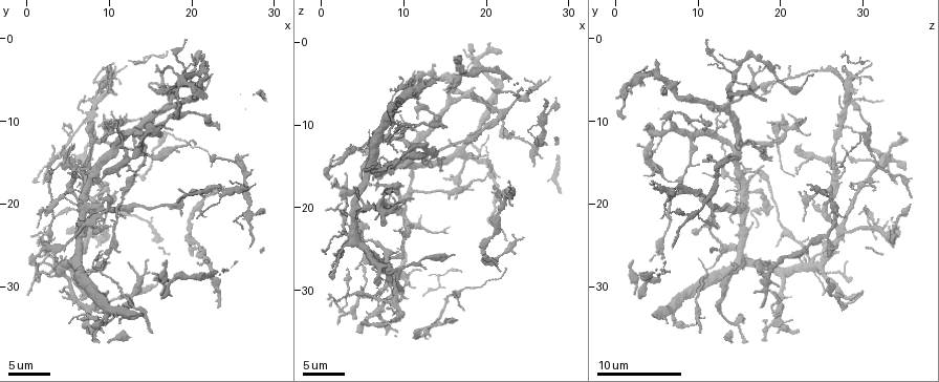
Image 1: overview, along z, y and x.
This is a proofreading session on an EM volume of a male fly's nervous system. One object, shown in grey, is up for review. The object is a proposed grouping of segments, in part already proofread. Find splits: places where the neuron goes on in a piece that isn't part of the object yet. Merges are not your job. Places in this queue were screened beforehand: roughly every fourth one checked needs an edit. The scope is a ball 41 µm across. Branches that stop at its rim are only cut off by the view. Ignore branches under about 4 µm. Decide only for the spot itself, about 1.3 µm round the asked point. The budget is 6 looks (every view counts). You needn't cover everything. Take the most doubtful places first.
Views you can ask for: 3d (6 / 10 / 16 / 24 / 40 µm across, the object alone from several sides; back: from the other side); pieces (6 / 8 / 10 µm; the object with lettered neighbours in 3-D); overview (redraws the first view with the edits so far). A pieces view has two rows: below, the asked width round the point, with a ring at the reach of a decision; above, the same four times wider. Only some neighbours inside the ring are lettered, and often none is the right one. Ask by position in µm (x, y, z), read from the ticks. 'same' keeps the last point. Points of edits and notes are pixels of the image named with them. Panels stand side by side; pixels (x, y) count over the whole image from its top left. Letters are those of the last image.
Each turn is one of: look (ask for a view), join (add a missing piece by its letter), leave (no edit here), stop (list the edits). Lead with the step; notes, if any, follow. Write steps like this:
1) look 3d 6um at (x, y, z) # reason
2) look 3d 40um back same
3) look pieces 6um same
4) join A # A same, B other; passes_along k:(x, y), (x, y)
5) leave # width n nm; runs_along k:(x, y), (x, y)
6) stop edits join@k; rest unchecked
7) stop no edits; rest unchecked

look 3d 6um at (15.8, 3.0, 16.2) # branch stops here

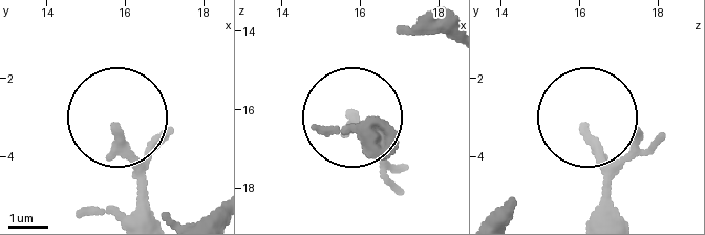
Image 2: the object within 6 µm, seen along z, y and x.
look pieces 10um at (15.80, 3.35, 16.10)

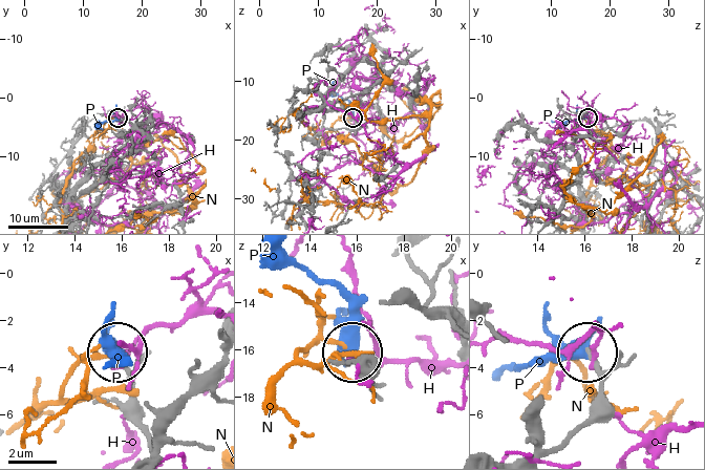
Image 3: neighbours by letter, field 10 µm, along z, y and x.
join P # H other, N other, P same; the neuron continues

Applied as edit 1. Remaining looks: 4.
look overview # see it whole again

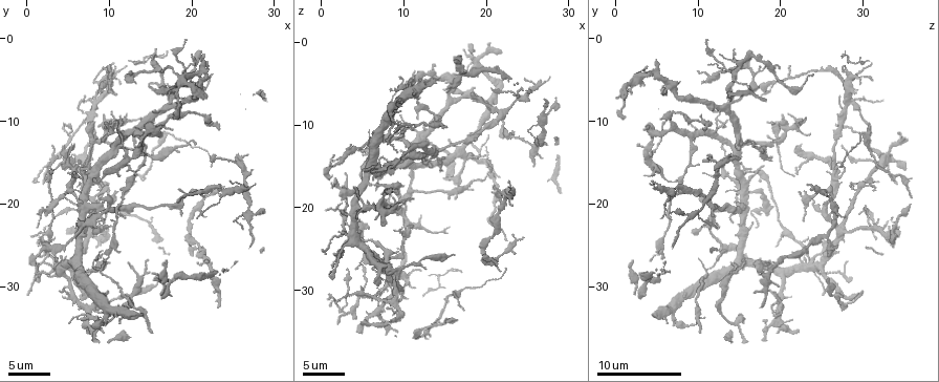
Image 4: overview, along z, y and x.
look pieces 8um at (8.6, 26.4, 5.6) # tapers out

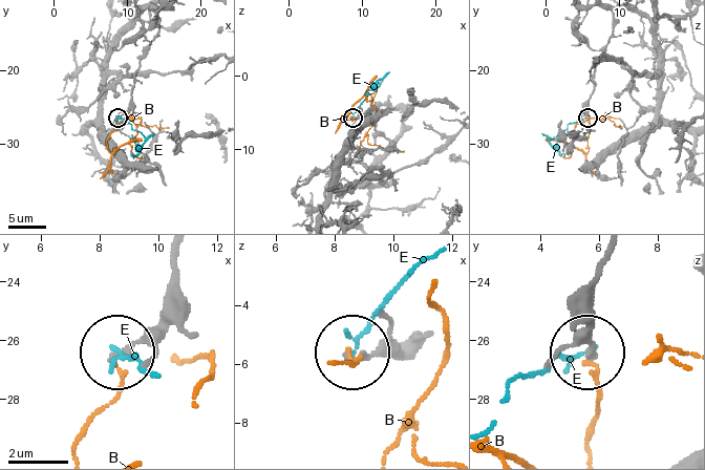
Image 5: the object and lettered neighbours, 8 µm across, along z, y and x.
leave # width 180 nm; B other, E other; runs_along 5:(175, 253), (163, 314), (123, 348); none of them fits

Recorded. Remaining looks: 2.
look pieces 6um at (14.4, 27.0, 15.4) # tapers out

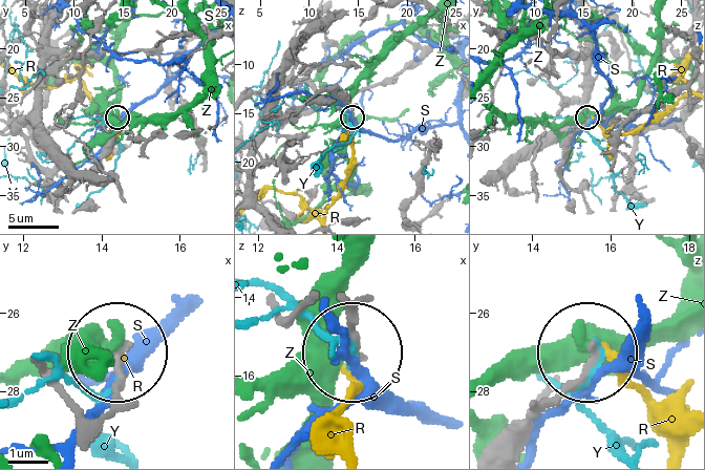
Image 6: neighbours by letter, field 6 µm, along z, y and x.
leave # R other, S other, Y other, Z other; none of them fits

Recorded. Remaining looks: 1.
stop edits join@3; rest unchecked

